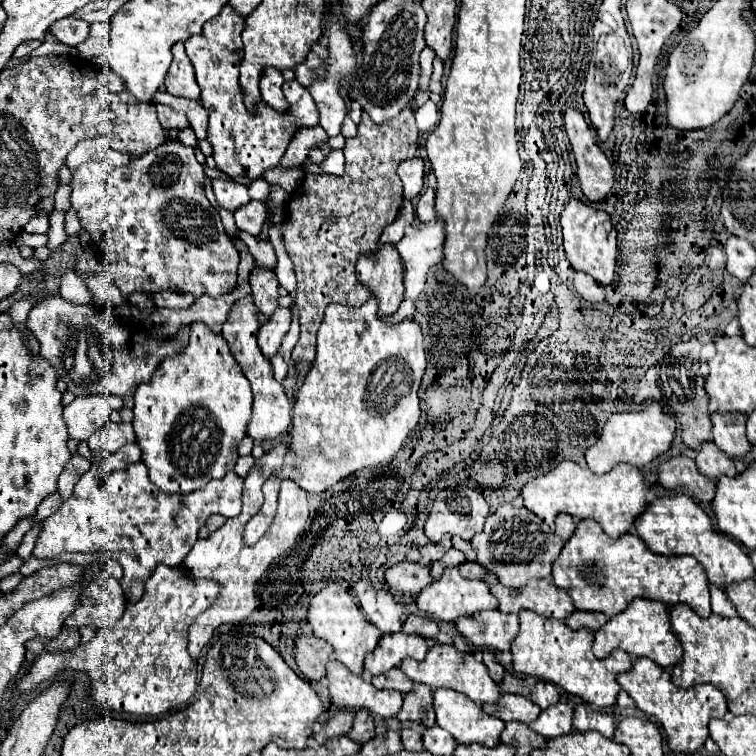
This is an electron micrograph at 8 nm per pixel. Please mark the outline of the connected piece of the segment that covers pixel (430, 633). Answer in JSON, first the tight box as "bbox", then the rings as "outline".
{"bbox":[402,615,438,639],"outline":[[[408,615],[408,619],[402,625],[402,633],[414,633],[414,635],[422,635],[422,637],[434,639],[436,633],[438,633],[438,625],[436,625],[436,621],[428,619],[428,617]]]}

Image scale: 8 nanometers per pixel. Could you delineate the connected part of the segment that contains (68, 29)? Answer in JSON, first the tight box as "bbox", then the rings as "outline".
{"bbox":[50,17,90,45],"outline":[[[64,17],[64,19],[58,19],[56,23],[52,23],[50,31],[56,35],[56,39],[64,45],[78,45],[82,41],[88,39],[88,29],[90,25],[82,19],[74,19],[74,17]]]}

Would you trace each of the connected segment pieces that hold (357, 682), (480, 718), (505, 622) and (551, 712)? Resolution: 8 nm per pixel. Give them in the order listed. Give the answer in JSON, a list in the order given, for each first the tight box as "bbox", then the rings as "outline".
[{"bbox":[326,659,402,719],"outline":[[[336,659],[328,661],[326,679],[330,701],[338,707],[366,709],[382,719],[396,717],[402,707],[402,695],[398,691],[376,689],[372,683],[366,683],[360,675],[354,675]]]},{"bbox":[434,689,504,747],"outline":[[[436,689],[434,691],[434,711],[436,711],[436,723],[442,729],[446,729],[456,739],[456,743],[464,743],[464,745],[480,743],[486,747],[494,747],[500,743],[500,733],[504,729],[504,721],[494,715],[484,713],[480,709],[480,705],[476,705],[472,699],[468,699],[466,695],[458,693],[458,691]]]},{"bbox":[454,611,518,651],"outline":[[[478,611],[454,621],[456,631],[476,647],[508,651],[518,633],[518,615],[496,611]]]},{"bbox":[530,703,572,739],"outline":[[[556,703],[548,709],[544,709],[540,713],[540,717],[536,721],[530,723],[530,729],[544,735],[546,739],[558,737],[558,735],[566,735],[572,729],[572,707],[568,703]]]}]

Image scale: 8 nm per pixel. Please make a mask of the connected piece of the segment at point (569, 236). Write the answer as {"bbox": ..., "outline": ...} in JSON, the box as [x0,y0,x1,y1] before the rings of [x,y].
{"bbox":[560,197,618,285],"outline":[[[574,197],[566,203],[560,215],[562,231],[564,231],[564,251],[566,259],[576,271],[584,271],[592,275],[598,283],[610,285],[616,275],[616,255],[618,255],[618,231],[612,225],[612,219],[606,211],[598,211]]]}

